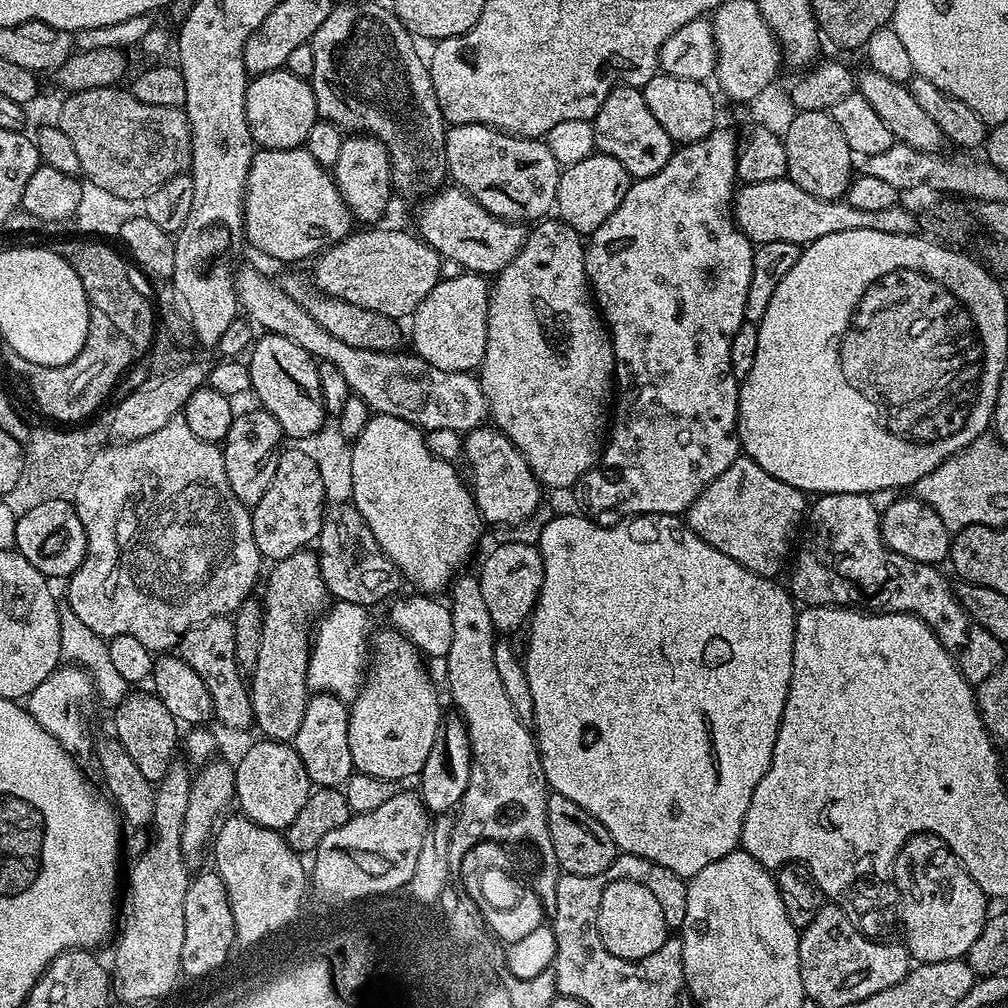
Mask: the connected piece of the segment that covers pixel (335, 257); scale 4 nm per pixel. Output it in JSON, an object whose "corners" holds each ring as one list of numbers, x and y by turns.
{"corners":[[368,226,360,230,364,232,353,230,346,239,325,248,311,265,311,279,325,296,334,296,400,322,403,316,411,317,422,298,442,278,442,257,419,235,384,227]]}

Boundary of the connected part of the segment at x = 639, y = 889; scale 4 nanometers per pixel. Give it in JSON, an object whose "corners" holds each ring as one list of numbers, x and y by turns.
{"corners":[[618,879,605,886,597,912,597,930,608,953,627,962,645,960,670,936,670,925,659,895,632,879]]}

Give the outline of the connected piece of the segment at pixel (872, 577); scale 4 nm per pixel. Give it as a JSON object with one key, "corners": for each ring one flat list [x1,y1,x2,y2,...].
{"corners":[[825,492,813,500,816,501,811,501,807,509,802,539,790,564,790,592,801,605,855,608,871,613,907,612,917,616,942,642,969,684,979,686,999,670,1006,658,1005,645,968,615,937,565,914,562,886,547,880,537,882,512,871,495]]}

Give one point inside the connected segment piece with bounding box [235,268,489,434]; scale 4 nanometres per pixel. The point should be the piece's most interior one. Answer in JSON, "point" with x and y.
{"point":[391,383]}

